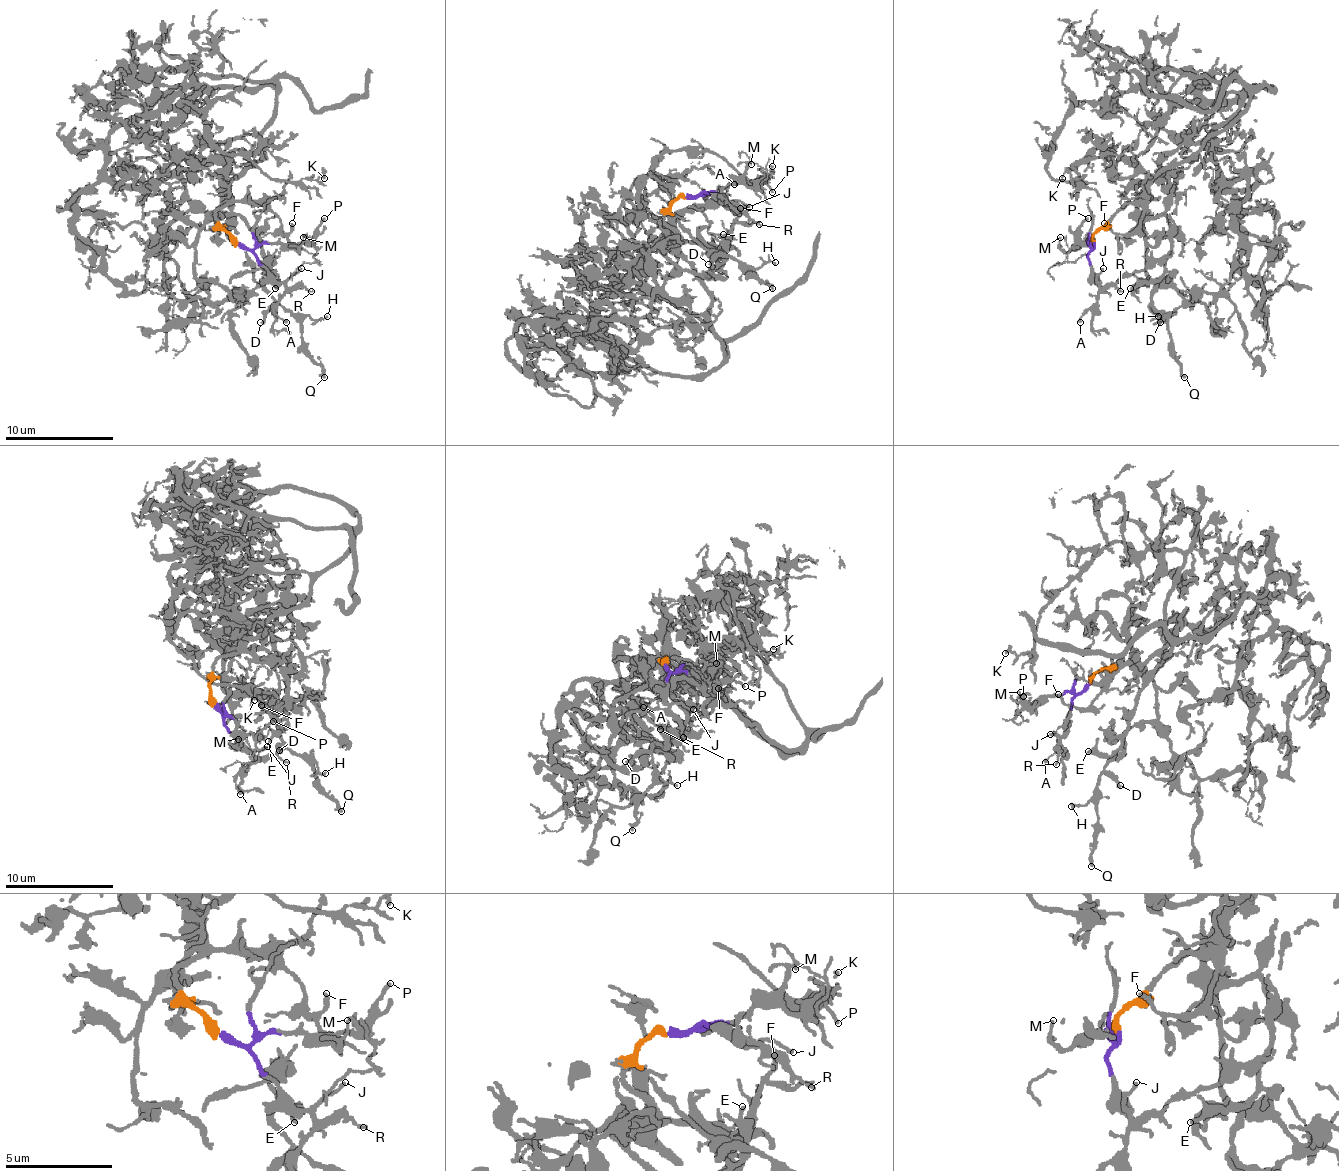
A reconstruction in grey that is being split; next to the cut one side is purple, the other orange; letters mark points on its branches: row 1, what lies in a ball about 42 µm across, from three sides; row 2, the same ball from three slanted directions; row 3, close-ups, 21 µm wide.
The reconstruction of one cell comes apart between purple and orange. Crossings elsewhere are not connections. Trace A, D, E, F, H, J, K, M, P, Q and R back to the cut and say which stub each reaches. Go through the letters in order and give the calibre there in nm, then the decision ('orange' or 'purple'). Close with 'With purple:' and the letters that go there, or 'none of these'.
A: 160 nm | purple
D: 220 nm | orange
E: 200 nm | orange
F: 170 nm | orange
H: 160 nm | orange
J: 140 nm | purple
K: 170 nm | orange
M: 70 nm | purple
P: 160 nm | purple
Q: 240 nm | orange
R: 140 nm | purple
With purple: A, J, M, P, R

